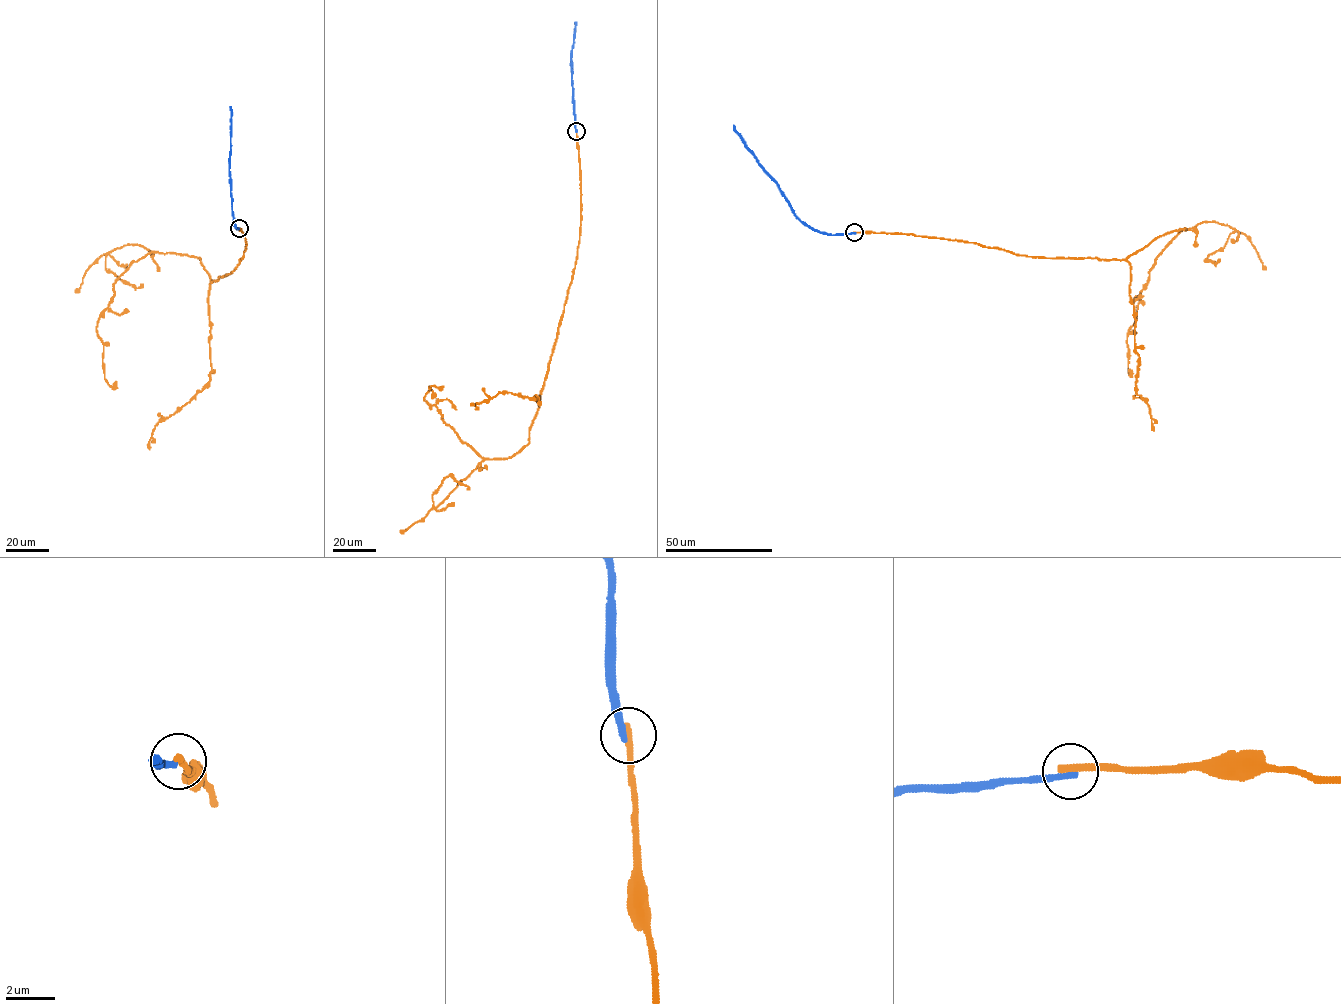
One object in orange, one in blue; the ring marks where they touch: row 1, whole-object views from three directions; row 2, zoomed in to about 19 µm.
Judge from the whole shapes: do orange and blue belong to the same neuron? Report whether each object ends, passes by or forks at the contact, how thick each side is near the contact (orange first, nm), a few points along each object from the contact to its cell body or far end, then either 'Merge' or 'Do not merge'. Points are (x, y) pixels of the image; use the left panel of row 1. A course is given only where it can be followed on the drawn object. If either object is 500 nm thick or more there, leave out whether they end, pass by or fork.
At the ring orange ends. At the ring blue ends. Thickness 320 nm (orange) against 280 nm. Course of orange: (238, 228), (243, 256), (217, 280), (201, 259), (154, 251), (118, 279), (96, 327), (104, 378), (116, 382). Course of blue: (238, 228), (234, 225), (229, 170), (230, 106). Do not merge

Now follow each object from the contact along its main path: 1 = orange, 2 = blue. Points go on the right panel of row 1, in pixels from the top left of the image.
1: (854, 232), (1120, 260), (1184, 228), (1140, 295), (1129, 369)
2: (854, 232), (824, 234), (805, 225), (733, 125)

